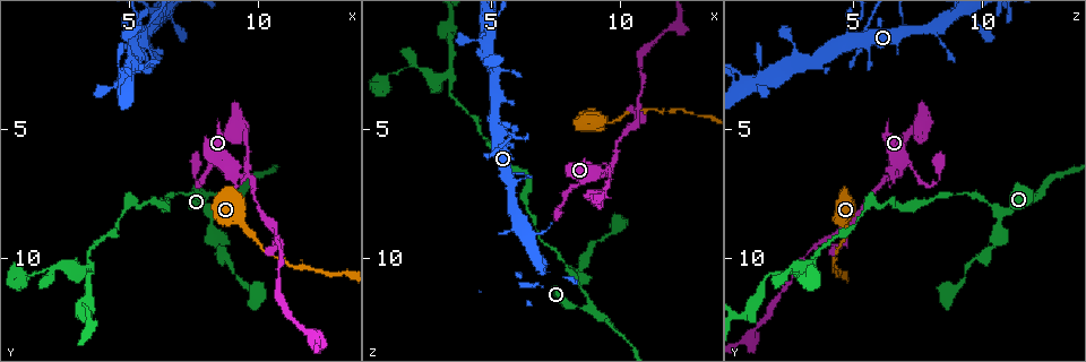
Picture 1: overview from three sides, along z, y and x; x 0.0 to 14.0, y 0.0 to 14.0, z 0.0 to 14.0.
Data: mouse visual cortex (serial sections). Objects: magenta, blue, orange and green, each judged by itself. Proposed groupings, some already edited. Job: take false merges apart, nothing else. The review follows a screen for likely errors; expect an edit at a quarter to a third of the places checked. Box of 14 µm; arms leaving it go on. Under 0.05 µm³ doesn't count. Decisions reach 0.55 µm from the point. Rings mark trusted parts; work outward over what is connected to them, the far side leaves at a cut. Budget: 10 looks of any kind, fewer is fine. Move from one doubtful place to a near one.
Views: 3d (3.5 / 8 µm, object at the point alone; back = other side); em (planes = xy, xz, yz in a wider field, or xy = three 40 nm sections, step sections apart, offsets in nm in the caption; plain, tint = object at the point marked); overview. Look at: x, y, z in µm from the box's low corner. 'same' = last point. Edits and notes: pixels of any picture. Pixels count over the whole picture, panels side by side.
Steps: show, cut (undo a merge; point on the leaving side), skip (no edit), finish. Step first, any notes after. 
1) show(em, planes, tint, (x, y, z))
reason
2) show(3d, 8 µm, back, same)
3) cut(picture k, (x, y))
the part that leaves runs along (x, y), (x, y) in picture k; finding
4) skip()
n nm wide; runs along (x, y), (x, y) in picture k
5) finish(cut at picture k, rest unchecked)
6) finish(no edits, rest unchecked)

show(3d, 3.5 µm, (5.4, 1.5, 5.0))

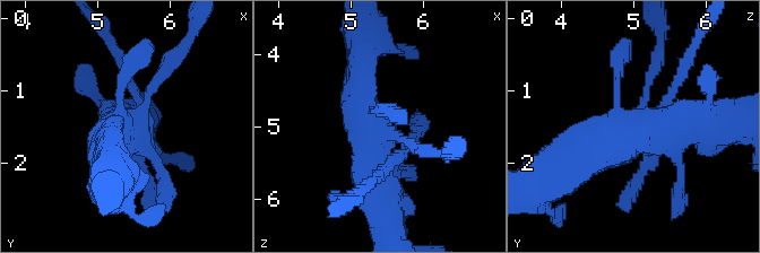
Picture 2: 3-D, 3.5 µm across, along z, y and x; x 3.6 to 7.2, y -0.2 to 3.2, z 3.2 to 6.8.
show(em, xy, step 1, tint, (5.45, 1.40, 5.10))

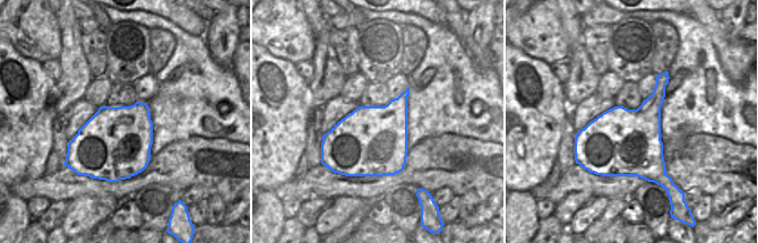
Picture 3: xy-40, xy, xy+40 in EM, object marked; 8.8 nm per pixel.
cut(picture 2, (632, 191))
the part that leaves runs along (397, 150), (400, 156), (359, 194) in picture 2; a second cell is stuck on

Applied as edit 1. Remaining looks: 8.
show(overview)

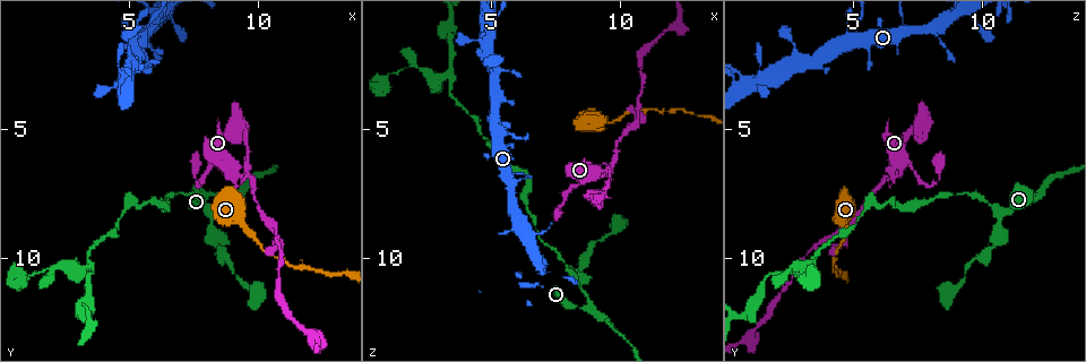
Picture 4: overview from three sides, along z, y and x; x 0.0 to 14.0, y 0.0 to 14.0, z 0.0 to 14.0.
show(3d, 3.5 µm, back, (9.5, 6.4, 6.6))
thin arm on a thick one

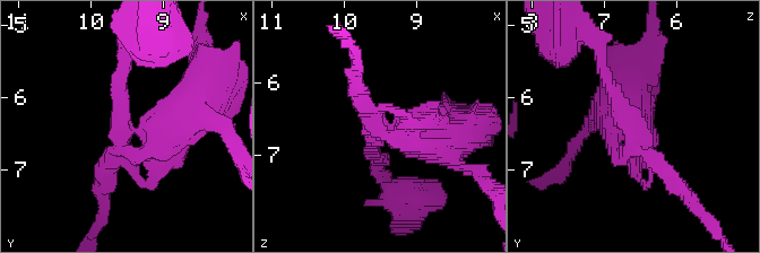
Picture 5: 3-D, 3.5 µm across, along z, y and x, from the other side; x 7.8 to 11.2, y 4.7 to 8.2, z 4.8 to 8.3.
skip()
runs along (193, 98), (128, 130), (103, 185) in picture 5; all the same cell

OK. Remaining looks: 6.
show(3d, 3.5 µm, back, (10.5, 8.7, 4.8))
a fork

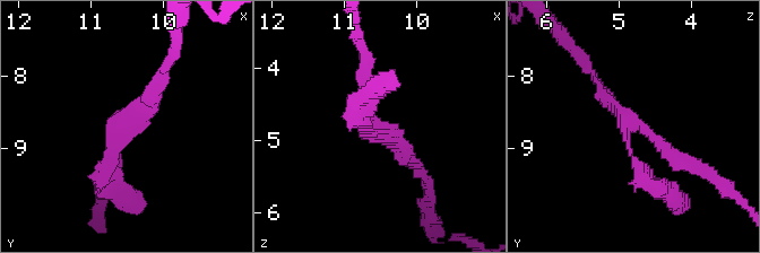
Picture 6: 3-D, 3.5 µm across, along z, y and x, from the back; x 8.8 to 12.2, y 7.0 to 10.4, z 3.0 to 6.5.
show(em, xy, step 3, tint, (10.50, 8.65, 4.85))
3 arms; arms of 150, 200, 200 nm

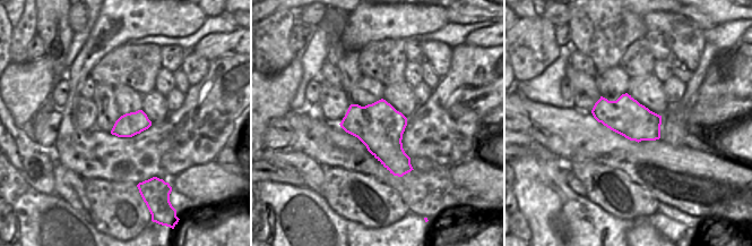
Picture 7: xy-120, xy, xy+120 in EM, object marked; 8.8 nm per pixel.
show(em, planes, tint, same)

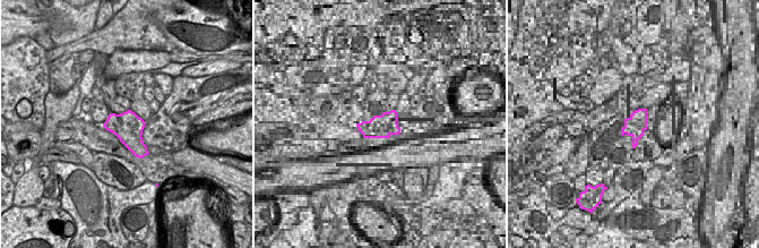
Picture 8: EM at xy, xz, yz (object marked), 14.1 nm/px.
skip()
runs along (590, 75), (623, 120), (687, 162) in picture 6; one cell here

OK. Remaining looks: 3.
show(3d, 3.5 µm, (11.7, 10.4, 4.3))
narrows sharply

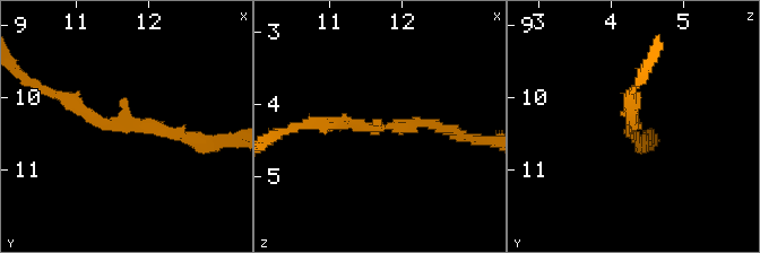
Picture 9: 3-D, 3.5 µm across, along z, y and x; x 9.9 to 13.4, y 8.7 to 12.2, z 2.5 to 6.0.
show(em, xy, step 3, plain, (11.70, 10.40, 4.30))
arms of 150, 200 nm

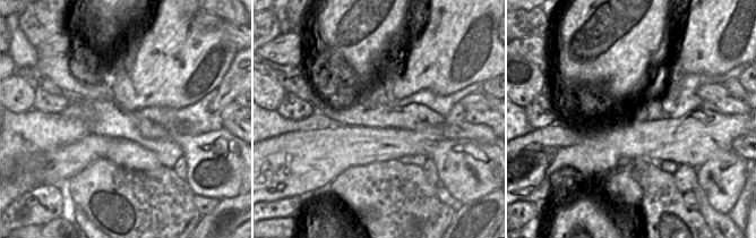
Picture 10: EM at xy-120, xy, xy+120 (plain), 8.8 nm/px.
show(em, xy, step 3, tint, same)
where the object lies

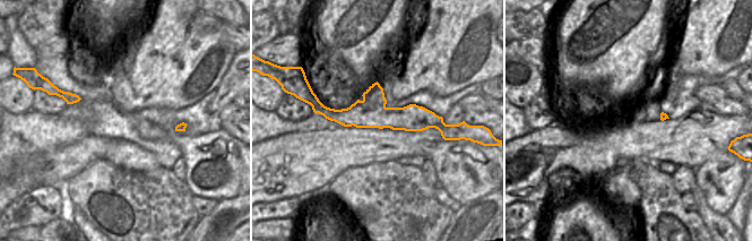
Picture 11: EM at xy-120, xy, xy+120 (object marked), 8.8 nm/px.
skip()
runs along (319, 110), (437, 125) in picture 11; one cell here

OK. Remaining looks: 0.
finish(cut at picture 2, rest unchecked)

